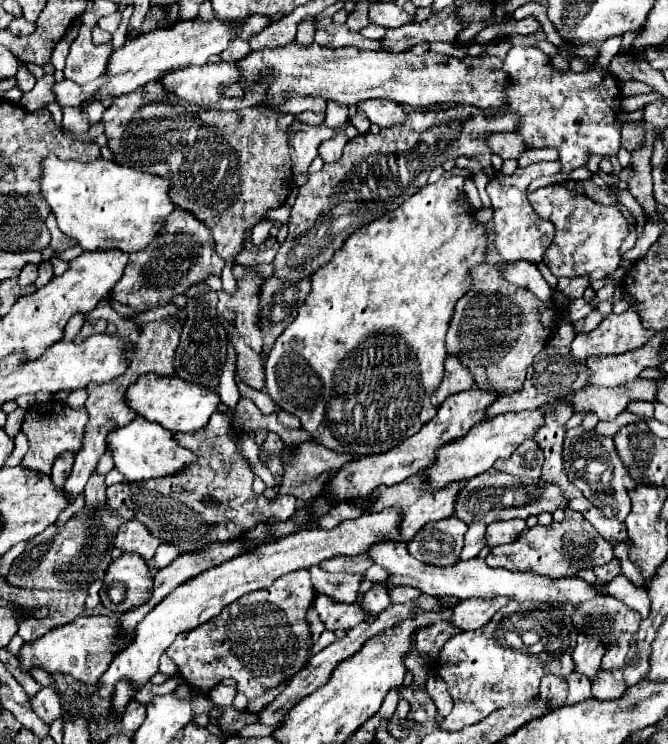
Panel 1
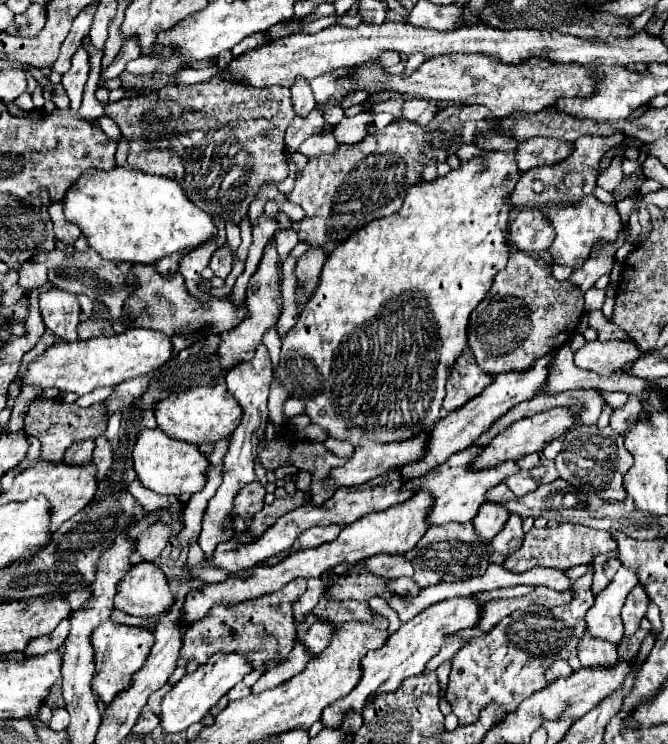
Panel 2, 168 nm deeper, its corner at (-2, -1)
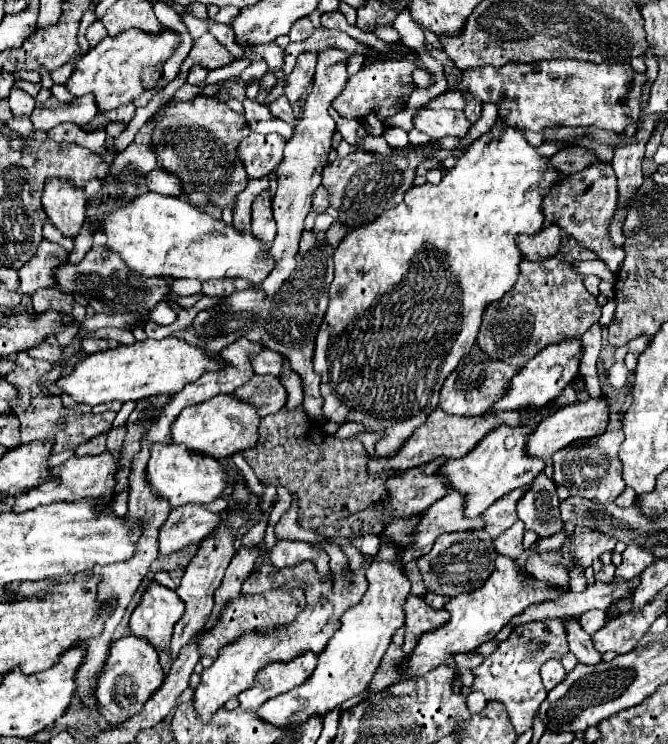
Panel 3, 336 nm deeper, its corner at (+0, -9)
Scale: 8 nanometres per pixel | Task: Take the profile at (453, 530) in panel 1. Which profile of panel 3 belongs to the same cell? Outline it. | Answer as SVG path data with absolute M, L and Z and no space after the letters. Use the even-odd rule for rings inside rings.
M484 529L478 531L458 531L458 533L442 533L432 551L422 555L416 563L422 575L422 581L430 593L438 593L444 597L456 597L460 593L472 593L472 589L480 589L484 581L492 575L496 551L490 535Z

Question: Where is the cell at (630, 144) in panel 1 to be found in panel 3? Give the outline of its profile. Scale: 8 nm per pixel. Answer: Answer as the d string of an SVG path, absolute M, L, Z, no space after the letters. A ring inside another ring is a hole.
M548 225L548 227L542 227L540 233L536 233L536 235L516 237L516 243L524 257L528 257L530 261L542 261L542 259L552 257L558 251L558 247L560 247L558 235L560 235L558 227Z

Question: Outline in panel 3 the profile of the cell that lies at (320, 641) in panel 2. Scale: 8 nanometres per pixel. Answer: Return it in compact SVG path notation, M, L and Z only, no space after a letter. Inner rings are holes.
M312 651L300 653L300 657L294 657L288 663L266 665L264 671L258 673L254 687L238 695L240 709L256 711L266 699L286 693L296 685L302 685L312 675L316 665L318 665L318 655Z

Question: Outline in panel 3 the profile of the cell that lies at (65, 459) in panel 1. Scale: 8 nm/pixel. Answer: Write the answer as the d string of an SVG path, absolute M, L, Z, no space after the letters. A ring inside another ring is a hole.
M98 435L98 437L94 437L94 439L90 439L90 441L86 441L86 443L82 443L82 445L78 445L76 449L74 449L74 455L78 457L82 457L82 455L98 455L98 453L102 453L104 451L104 443L106 443L106 435Z

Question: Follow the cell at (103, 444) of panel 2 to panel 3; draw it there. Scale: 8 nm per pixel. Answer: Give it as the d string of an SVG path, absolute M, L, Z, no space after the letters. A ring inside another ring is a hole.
M116 427L116 429L110 429L110 431L108 431L108 439L106 439L106 451L108 451L108 453L118 453L118 451L120 451L124 433L126 433L124 427Z

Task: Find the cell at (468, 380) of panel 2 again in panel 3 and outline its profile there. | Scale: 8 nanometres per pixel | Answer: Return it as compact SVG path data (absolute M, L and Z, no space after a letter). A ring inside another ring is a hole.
M474 345L474 349L462 357L460 365L452 371L448 381L444 383L444 389L440 391L440 409L450 415L464 415L464 417L474 417L474 415L484 415L494 401L498 401L508 385L508 381L520 371L520 367L510 367L502 361L488 359L480 347Z

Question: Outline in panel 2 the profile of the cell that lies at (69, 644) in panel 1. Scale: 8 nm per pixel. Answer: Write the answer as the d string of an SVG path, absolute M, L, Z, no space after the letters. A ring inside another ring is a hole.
M104 621L92 637L94 653L96 653L96 675L92 681L94 693L108 705L114 701L118 693L124 689L130 689L132 675L142 669L146 657L150 655L150 649L154 645L154 633L144 629L144 627L128 627L128 625L118 625L114 621Z

